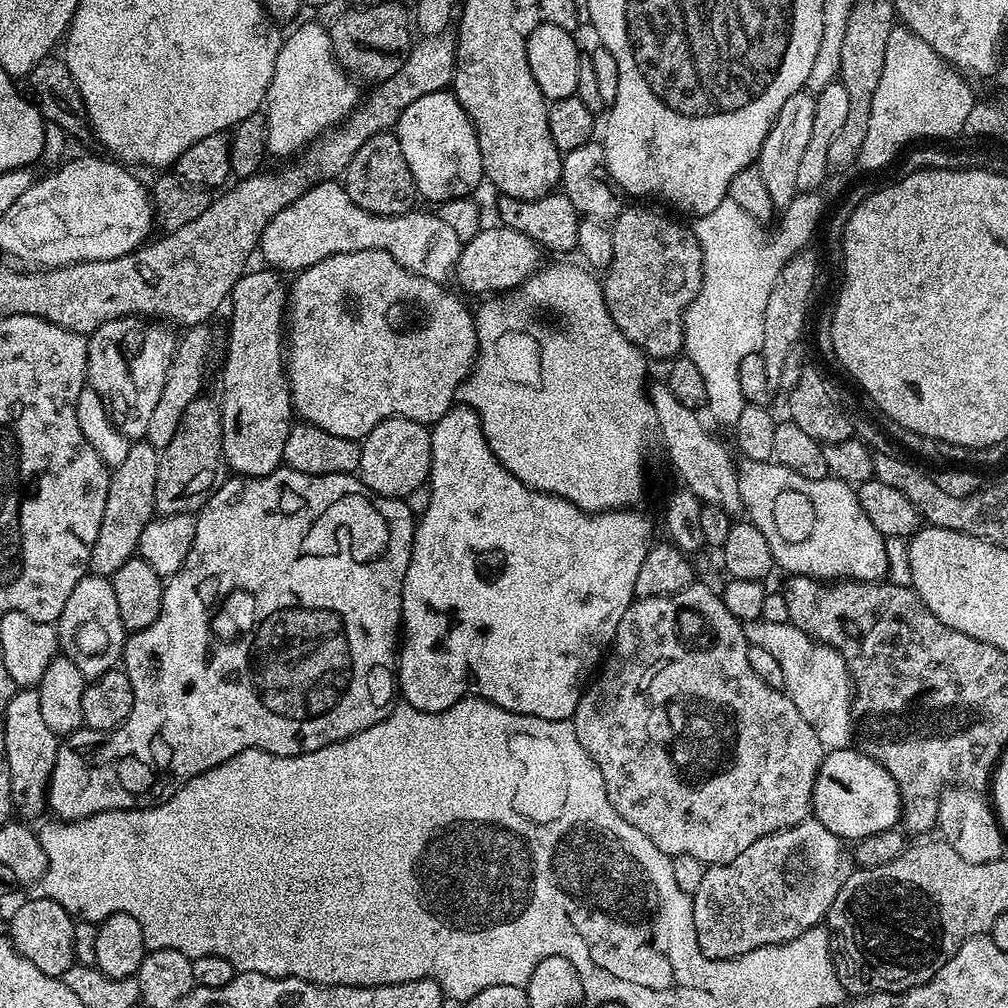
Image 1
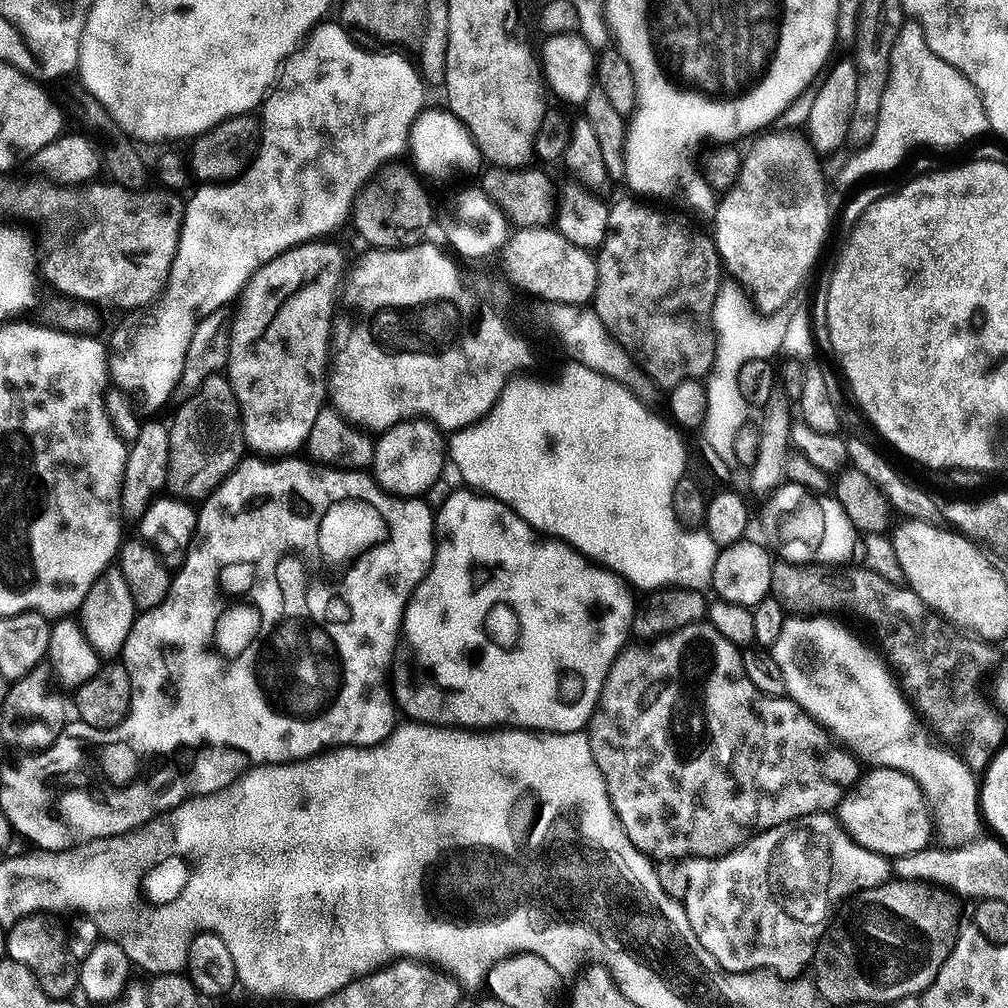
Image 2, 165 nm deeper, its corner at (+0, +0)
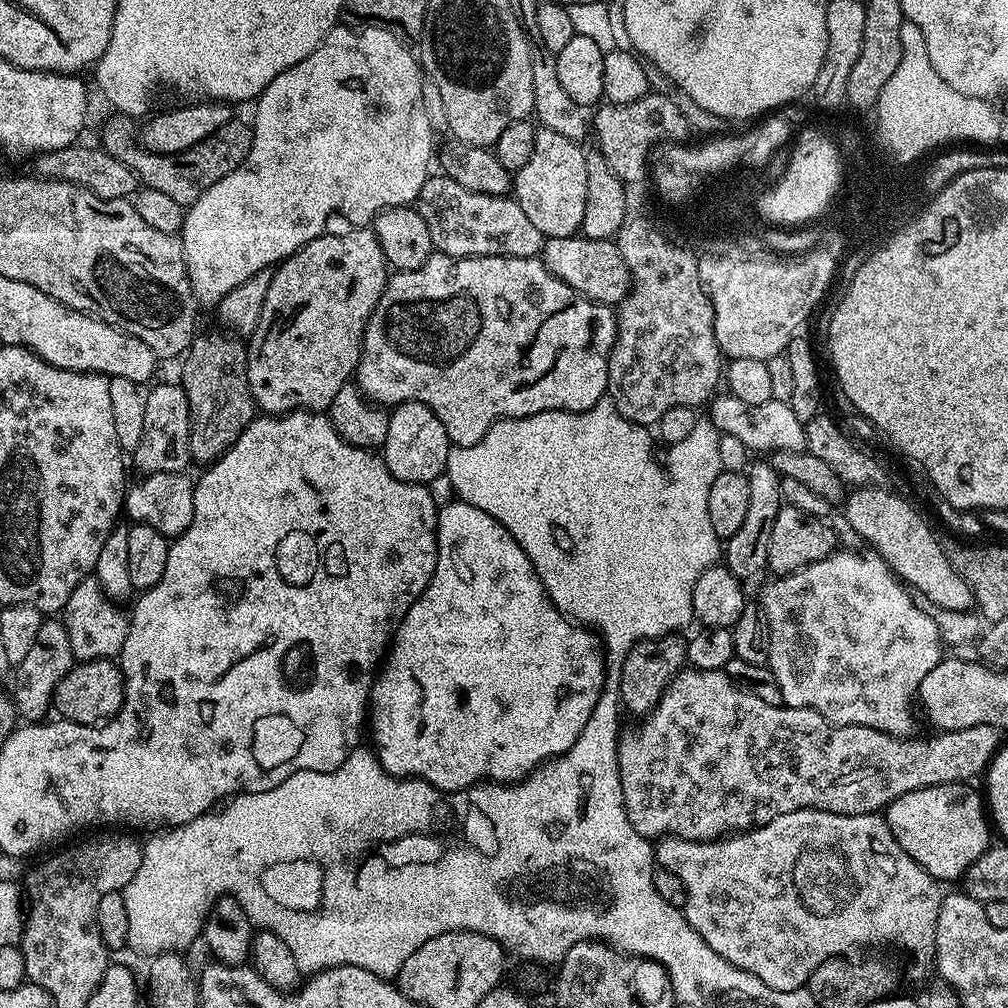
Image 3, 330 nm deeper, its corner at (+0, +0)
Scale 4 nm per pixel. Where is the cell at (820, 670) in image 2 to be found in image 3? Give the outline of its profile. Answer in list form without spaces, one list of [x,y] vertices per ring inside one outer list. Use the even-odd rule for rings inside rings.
[[[837,550],[825,560],[819,560],[805,568],[799,568],[796,572],[789,572],[786,576],[773,579],[773,584],[765,586],[764,593],[758,596],[758,602],[764,607],[766,622],[772,631],[767,667],[772,669],[787,707],[813,708],[815,712],[822,714],[832,724],[861,724],[879,732],[889,732],[891,736],[904,738],[909,735],[908,731],[916,724],[915,718],[912,717],[911,708],[914,708],[914,701],[920,691],[922,678],[926,678],[926,674],[930,674],[930,670],[934,670],[934,666],[938,666],[942,659],[939,626],[915,605],[913,593],[901,583],[896,573],[888,567],[882,557],[875,554],[859,556],[858,553],[859,551],[856,550]]]

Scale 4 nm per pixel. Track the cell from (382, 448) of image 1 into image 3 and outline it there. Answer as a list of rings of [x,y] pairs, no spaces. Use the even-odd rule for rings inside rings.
[[[408,400],[391,409],[388,421],[390,425],[382,455],[384,464],[392,476],[400,481],[425,485],[445,473],[452,445],[446,434],[446,428],[428,406],[417,400]]]

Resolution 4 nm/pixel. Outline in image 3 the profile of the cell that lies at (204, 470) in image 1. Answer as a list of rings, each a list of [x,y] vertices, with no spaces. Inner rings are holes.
[[[208,332],[205,336],[200,334],[193,339],[183,357],[184,369],[178,377],[190,414],[188,454],[200,466],[208,466],[219,460],[254,419],[254,401],[248,388],[248,349],[245,341],[235,340],[232,337],[235,335],[220,332]]]

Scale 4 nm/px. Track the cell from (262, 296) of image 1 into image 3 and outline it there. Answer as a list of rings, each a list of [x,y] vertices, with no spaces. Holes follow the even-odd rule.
[[[364,226],[348,231],[352,232],[314,238],[293,256],[275,265],[270,290],[266,290],[266,302],[262,302],[258,326],[246,340],[248,388],[261,413],[283,414],[297,410],[323,413],[330,402],[334,402],[334,394],[353,379],[360,361],[364,327],[388,285],[390,269],[382,254],[382,246],[378,246],[375,231]]]

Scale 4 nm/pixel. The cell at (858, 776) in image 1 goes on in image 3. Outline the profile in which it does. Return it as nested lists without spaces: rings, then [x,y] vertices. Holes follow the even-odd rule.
[[[961,782],[914,790],[899,796],[886,809],[886,819],[898,846],[902,846],[902,850],[906,850],[906,854],[910,854],[910,858],[914,858],[914,862],[918,862],[918,866],[925,868],[932,875],[932,879],[937,882],[959,881],[967,872],[968,867],[990,847],[990,841],[988,841],[990,820],[986,815],[985,801],[981,793],[979,796],[974,789],[968,787],[972,786]]]

